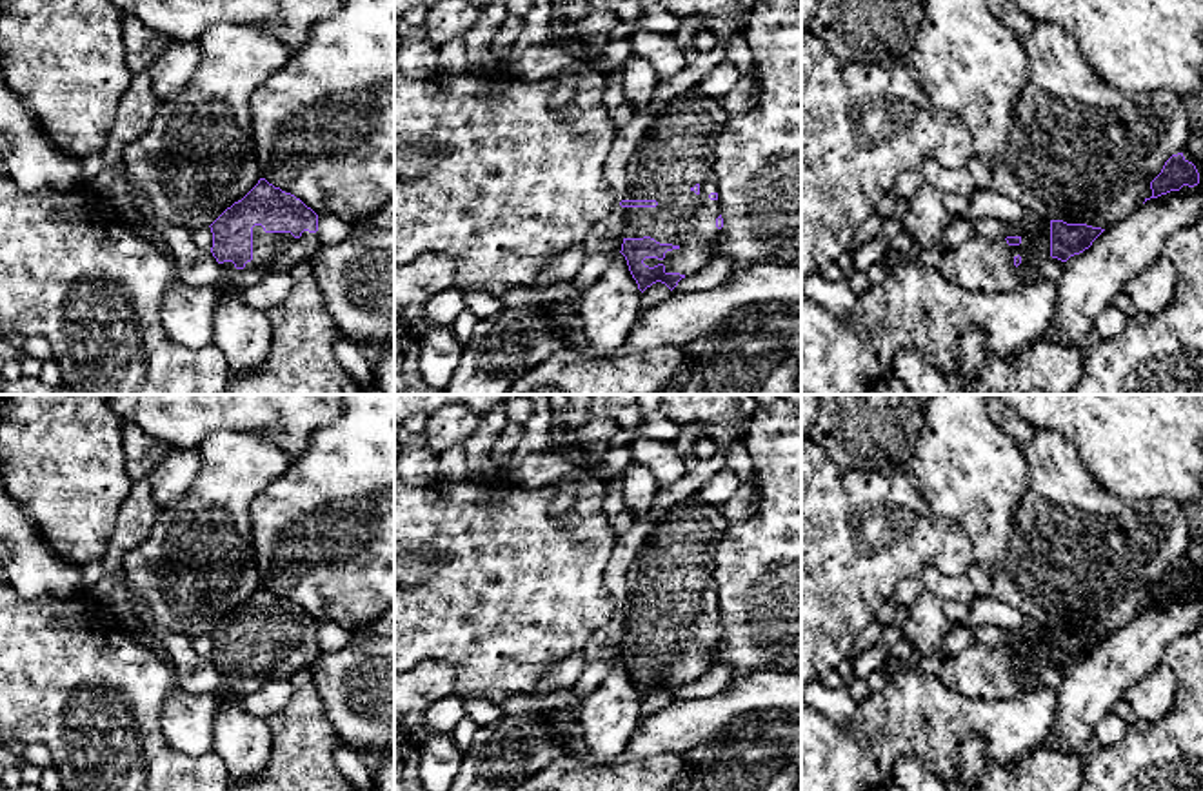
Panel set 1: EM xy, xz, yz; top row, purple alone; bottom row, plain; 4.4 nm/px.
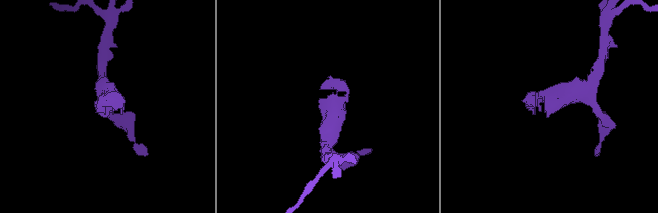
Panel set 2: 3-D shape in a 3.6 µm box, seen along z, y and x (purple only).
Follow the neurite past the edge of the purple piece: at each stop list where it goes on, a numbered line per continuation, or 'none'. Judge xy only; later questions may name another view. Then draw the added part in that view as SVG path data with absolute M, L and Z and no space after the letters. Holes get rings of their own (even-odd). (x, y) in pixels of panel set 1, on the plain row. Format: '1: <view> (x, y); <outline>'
1: xy (273, 660); M254 633L253 667L244 676L236 676L233 669L220 671L220 676L224 686L242 698L265 682L291 680L294 673L311 669L318 655L318 640L303 638L294 646L291 640L265 640L262 633Z

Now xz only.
1: xz (676, 560); M696 498L672 506L647 536L640 555L629 569L629 593L623 607L656 607L656 615L621 615L625 646L651 644L660 651L672 651L663 667L645 666L643 671L665 673L665 680L694 682L711 667L718 656L720 636L716 626L721 622L720 609L711 607L718 600L714 580L714 556L718 542L729 522L718 506Z

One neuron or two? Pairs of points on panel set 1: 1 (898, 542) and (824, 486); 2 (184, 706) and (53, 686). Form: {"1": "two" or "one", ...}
{"1": "one", "2": "two"}

